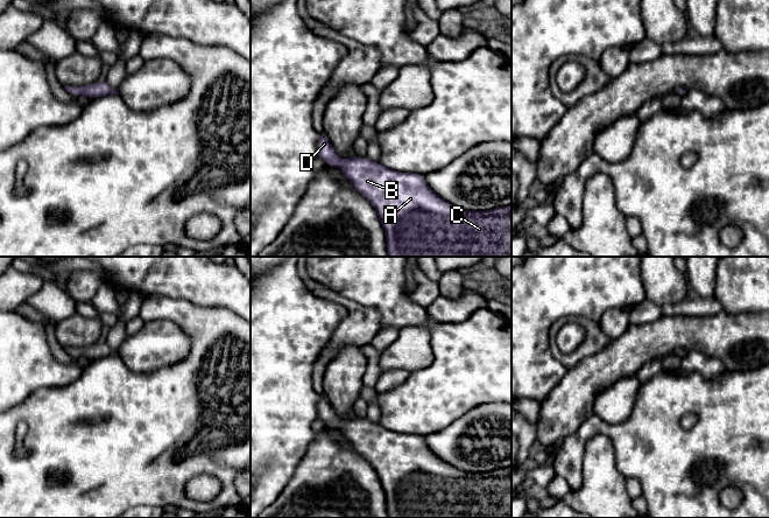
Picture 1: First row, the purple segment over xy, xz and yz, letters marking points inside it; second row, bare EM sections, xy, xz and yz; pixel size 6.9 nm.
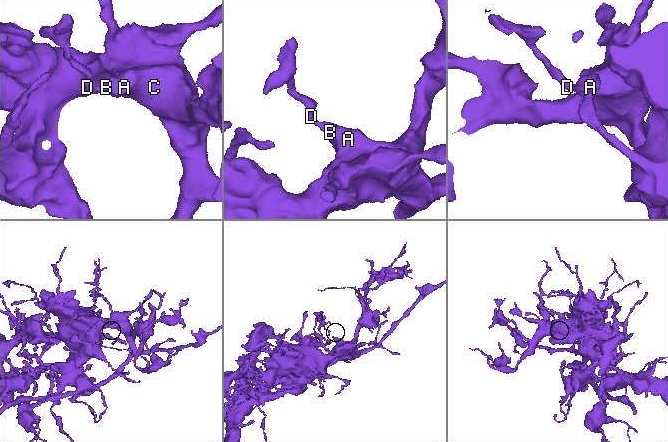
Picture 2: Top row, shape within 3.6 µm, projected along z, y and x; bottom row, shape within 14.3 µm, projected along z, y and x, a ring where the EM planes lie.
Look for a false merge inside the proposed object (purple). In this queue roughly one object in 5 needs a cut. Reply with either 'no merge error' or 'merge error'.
no merge error

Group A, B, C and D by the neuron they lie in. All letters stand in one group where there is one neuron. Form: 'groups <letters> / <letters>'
groups A B C D

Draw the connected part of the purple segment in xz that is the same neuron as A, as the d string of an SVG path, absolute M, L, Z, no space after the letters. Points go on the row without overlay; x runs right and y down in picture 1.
M324 394L318 401L317 419L329 427L338 427L354 449L372 464L384 490L389 518L512 518L512 467L484 472L461 471L440 460L426 446L423 436L400 434L367 419L341 421Z

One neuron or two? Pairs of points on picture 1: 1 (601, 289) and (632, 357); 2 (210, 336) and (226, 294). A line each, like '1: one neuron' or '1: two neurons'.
1: two neurons
2: two neurons

